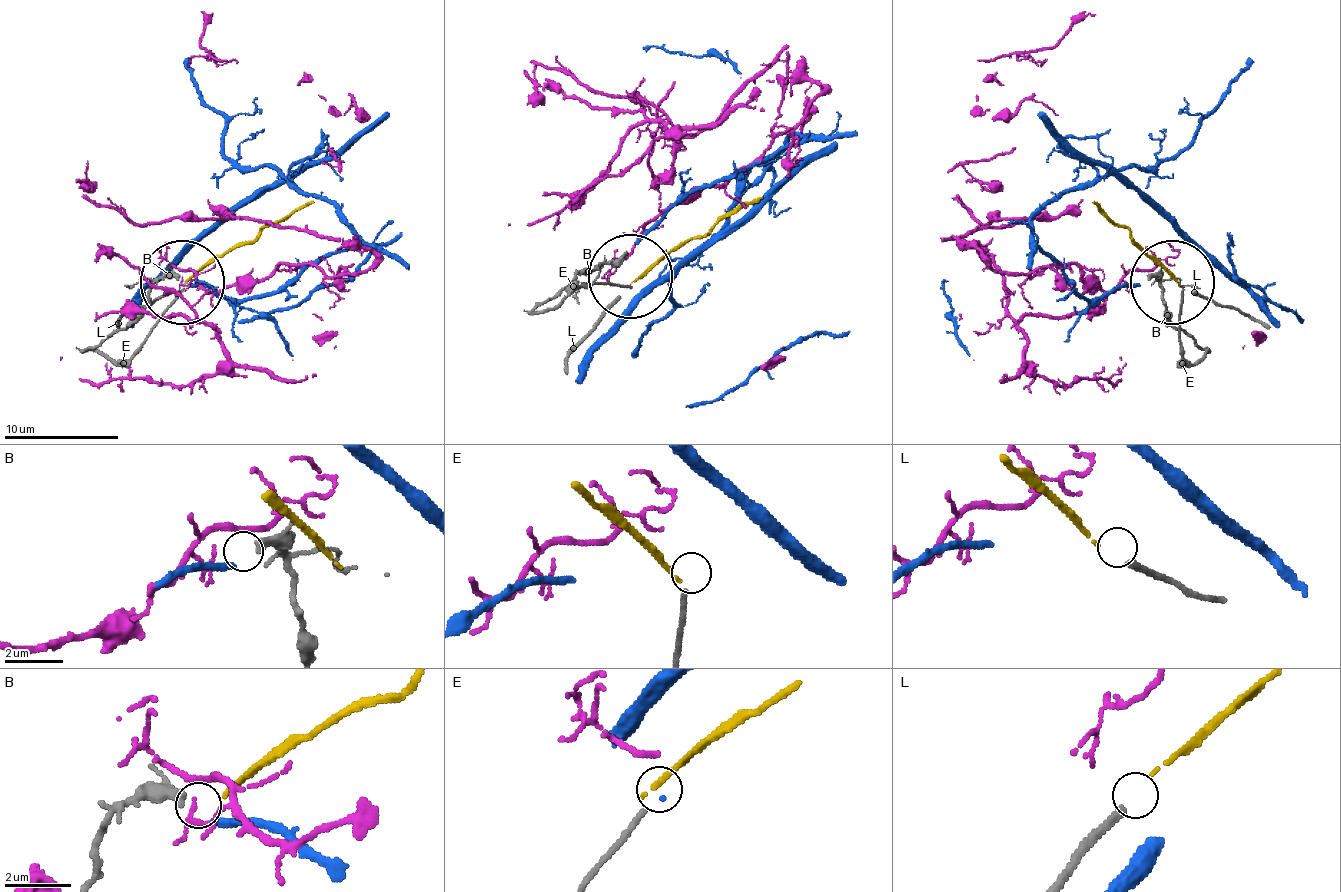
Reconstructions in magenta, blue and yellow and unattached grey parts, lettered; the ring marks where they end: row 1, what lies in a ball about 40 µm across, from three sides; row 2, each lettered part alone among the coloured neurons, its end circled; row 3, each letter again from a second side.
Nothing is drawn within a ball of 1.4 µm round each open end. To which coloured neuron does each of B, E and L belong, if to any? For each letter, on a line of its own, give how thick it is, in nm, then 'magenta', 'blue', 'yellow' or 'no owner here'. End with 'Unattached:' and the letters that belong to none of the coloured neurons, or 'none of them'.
B: calibre 320 nm; blue
E: calibre 160 nm; no owner here
L: calibre 240 nm; yellow
Unattached: E

